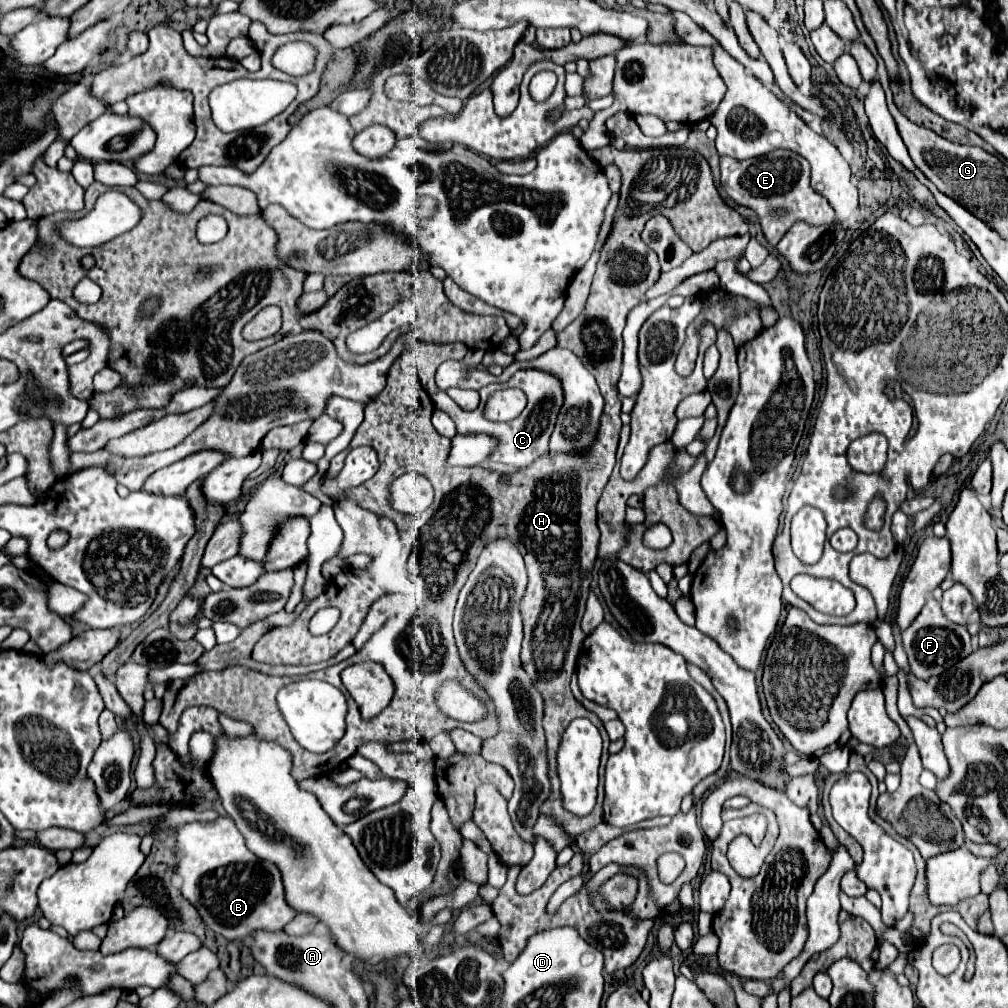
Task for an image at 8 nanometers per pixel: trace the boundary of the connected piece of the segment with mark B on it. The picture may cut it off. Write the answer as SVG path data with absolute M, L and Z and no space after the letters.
M219 816L213 822L189 822L177 828L177 850L183 852L183 858L177 862L177 874L183 878L181 892L183 896L199 910L203 922L217 934L227 940L249 938L255 930L281 930L287 926L297 912L285 900L285 888L279 868L255 856L247 850L243 834L237 830L235 822L229 816Z

